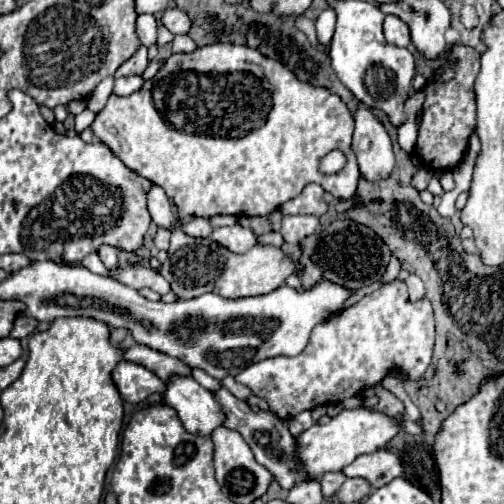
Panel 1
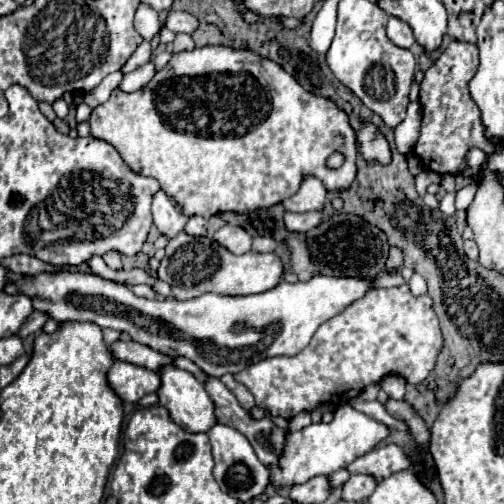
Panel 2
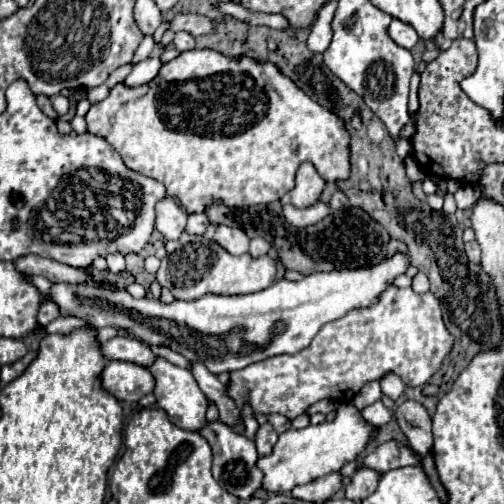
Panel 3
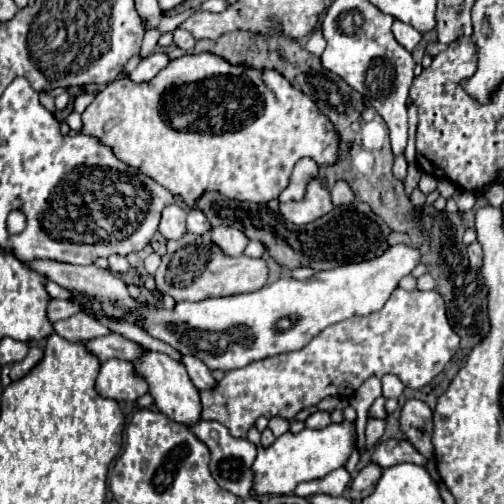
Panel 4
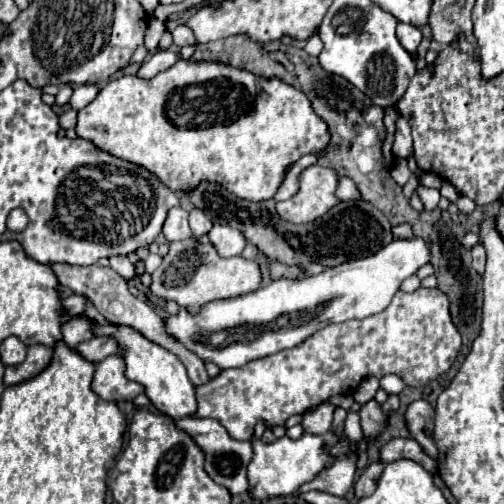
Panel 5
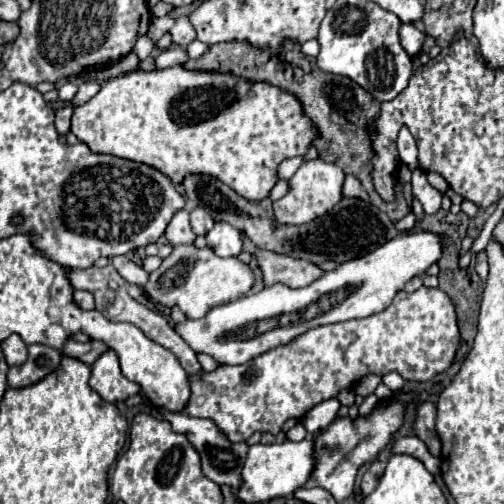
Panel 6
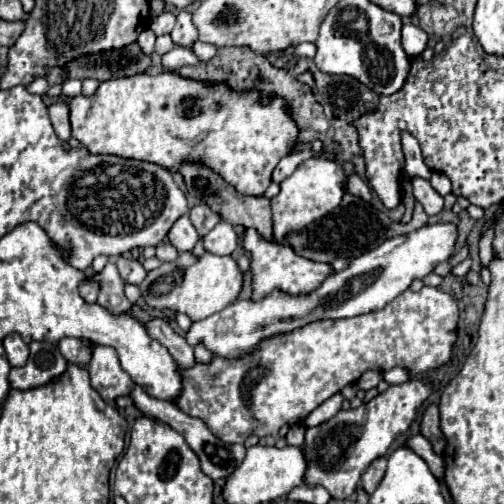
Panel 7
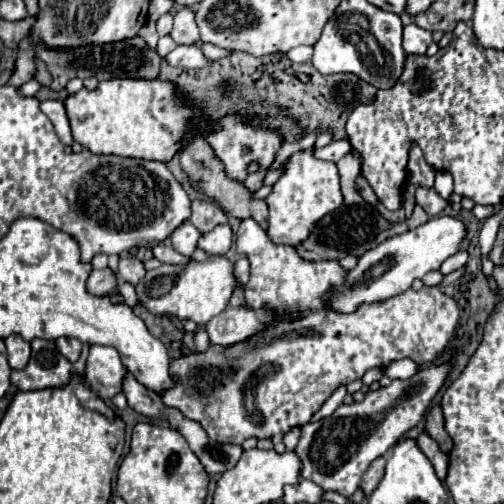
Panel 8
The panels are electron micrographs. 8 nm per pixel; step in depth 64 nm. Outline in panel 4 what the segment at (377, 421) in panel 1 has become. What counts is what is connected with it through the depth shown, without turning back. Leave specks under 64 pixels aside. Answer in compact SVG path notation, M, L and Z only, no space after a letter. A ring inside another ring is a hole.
M348 406L348 408L344 408L344 416L346 416L346 420L342 424L330 424L322 430L304 428L298 434L286 432L280 438L276 438L276 442L268 448L264 448L260 444L260 432L256 428L250 428L248 440L258 448L258 456L252 464L252 472L254 472L252 490L254 490L254 494L258 494L258 496L292 494L300 482L310 482L310 480L322 478L328 472L344 466L350 452L352 452L352 444L356 438L356 428L354 428L356 410L352 406Z

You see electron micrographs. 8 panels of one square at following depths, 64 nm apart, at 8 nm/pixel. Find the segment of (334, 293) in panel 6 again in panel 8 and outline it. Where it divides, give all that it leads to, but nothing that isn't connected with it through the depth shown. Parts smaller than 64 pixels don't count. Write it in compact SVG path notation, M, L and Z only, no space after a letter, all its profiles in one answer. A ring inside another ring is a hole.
M436 216L414 230L396 234L384 240L380 246L368 250L358 266L346 274L346 286L342 294L328 294L332 308L338 312L354 312L362 302L380 302L410 288L416 278L422 278L430 270L438 270L446 258L460 250L466 238L466 224L454 216ZM240 306L240 308L226 308L204 326L208 330L212 344L230 346L250 338L258 330L266 328L270 322L272 322L272 314L268 314L266 310L254 312L246 306Z

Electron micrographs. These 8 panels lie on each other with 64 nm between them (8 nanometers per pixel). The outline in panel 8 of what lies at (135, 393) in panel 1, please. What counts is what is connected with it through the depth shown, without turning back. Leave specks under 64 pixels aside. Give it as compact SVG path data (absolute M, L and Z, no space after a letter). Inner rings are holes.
M90 346L86 360L86 382L98 392L102 400L110 400L120 392L122 378L126 374L120 354L112 346Z

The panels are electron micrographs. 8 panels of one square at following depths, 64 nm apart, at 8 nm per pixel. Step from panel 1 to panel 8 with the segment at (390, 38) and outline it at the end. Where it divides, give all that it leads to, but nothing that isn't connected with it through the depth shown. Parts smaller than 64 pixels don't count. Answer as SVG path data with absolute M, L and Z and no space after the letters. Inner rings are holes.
M414 22L404 26L404 52L406 54L426 54L432 44L432 32L416 26Z

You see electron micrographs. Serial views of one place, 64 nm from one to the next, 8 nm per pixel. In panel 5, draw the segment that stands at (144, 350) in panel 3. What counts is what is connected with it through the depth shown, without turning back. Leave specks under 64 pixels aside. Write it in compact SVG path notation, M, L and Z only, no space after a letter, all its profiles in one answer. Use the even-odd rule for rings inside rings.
M98 336L98 338L92 338L88 342L82 342L82 344L74 346L74 350L80 356L84 356L86 360L94 362L94 364L100 362L100 360L104 360L110 354L118 354L120 352L118 344L112 338L106 338L106 336Z

